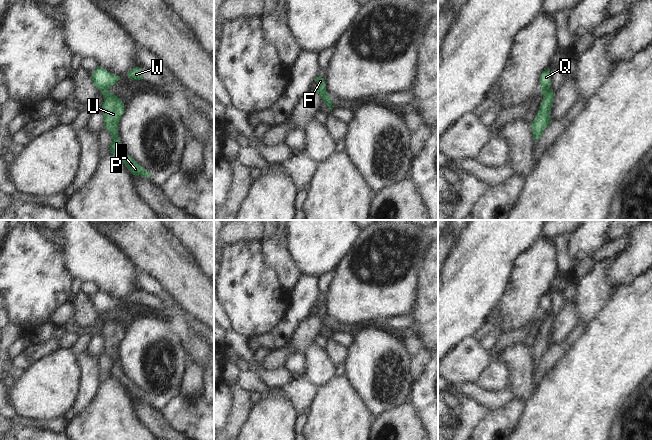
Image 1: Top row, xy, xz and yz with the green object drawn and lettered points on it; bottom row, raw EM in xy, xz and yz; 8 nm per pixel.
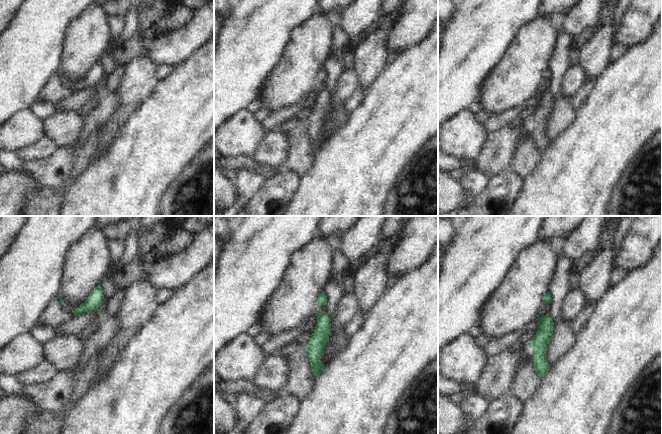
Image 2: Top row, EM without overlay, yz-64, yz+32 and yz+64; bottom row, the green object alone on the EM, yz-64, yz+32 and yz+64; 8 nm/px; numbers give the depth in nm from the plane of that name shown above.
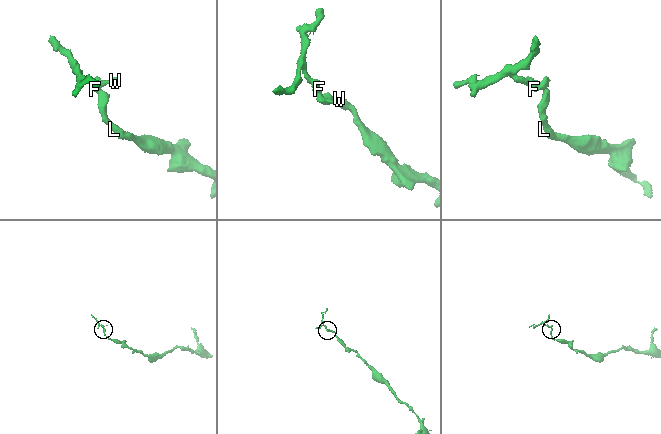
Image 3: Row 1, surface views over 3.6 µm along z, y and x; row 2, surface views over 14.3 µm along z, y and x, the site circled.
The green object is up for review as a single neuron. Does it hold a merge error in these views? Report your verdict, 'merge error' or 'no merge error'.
merge error

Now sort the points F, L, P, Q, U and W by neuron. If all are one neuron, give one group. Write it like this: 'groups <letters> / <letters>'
groups F Q W / L P U

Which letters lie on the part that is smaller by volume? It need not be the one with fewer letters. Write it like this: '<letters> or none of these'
F, Q, W

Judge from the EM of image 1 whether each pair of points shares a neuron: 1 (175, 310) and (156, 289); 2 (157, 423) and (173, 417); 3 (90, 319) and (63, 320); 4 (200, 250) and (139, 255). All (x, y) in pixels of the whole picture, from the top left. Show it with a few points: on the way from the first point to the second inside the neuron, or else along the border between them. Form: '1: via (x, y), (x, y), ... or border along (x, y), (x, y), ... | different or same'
1: border along (150, 300), (154, 299), (166, 306), (175, 304) | different
2: border along (160, 410), (164, 420), (175, 429) | different
3: border along (71, 302), (73, 308), (72, 324) | different
4: border along (172, 234), (191, 254), (201, 271) | different

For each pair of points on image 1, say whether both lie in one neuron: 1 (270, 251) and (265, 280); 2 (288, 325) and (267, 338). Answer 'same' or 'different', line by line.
1: different
2: same

